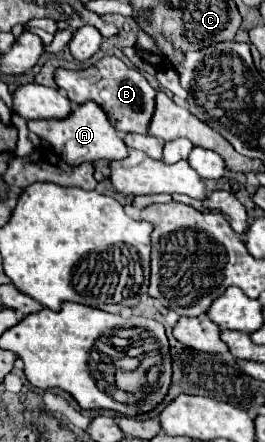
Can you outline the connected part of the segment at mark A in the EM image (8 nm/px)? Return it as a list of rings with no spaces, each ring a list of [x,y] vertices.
[[[94,102],[74,106],[70,118],[64,120],[28,120],[28,130],[46,138],[54,146],[56,154],[72,166],[96,160],[112,162],[128,156],[128,146],[124,144],[122,136],[112,128],[104,110],[100,106],[94,106]]]

